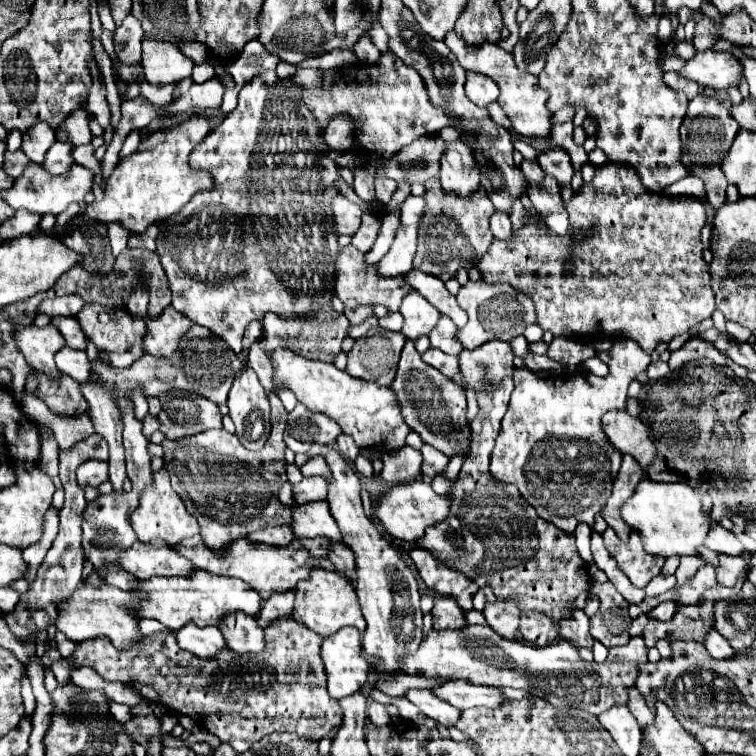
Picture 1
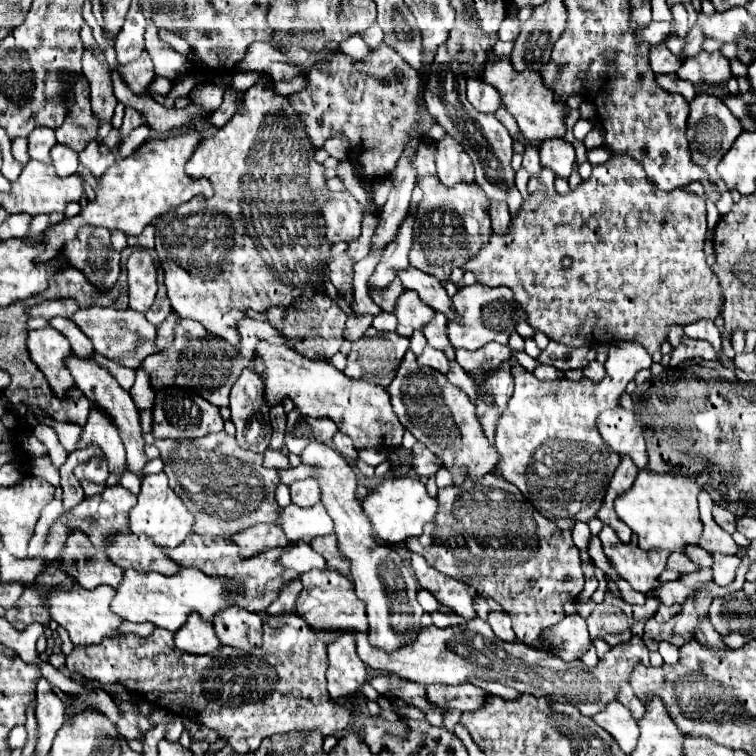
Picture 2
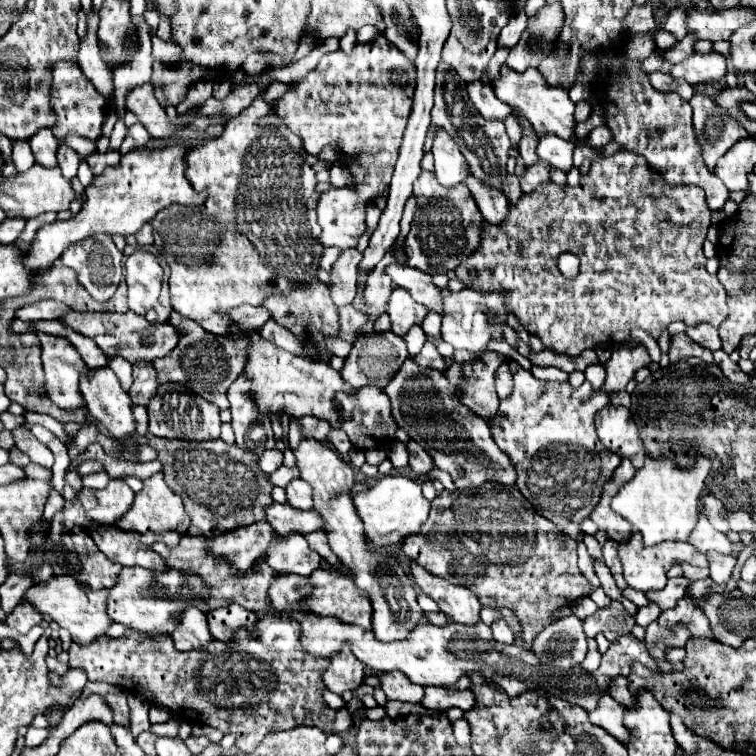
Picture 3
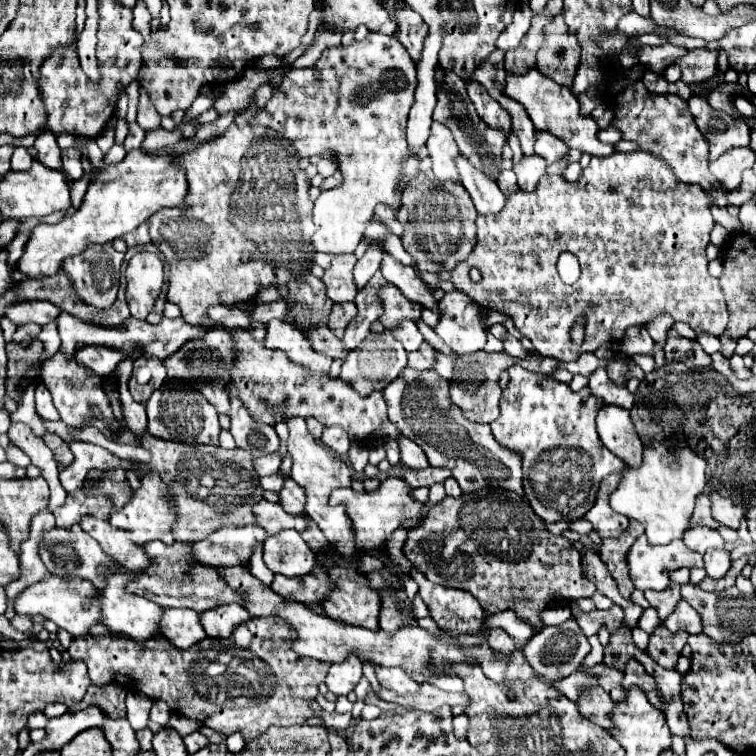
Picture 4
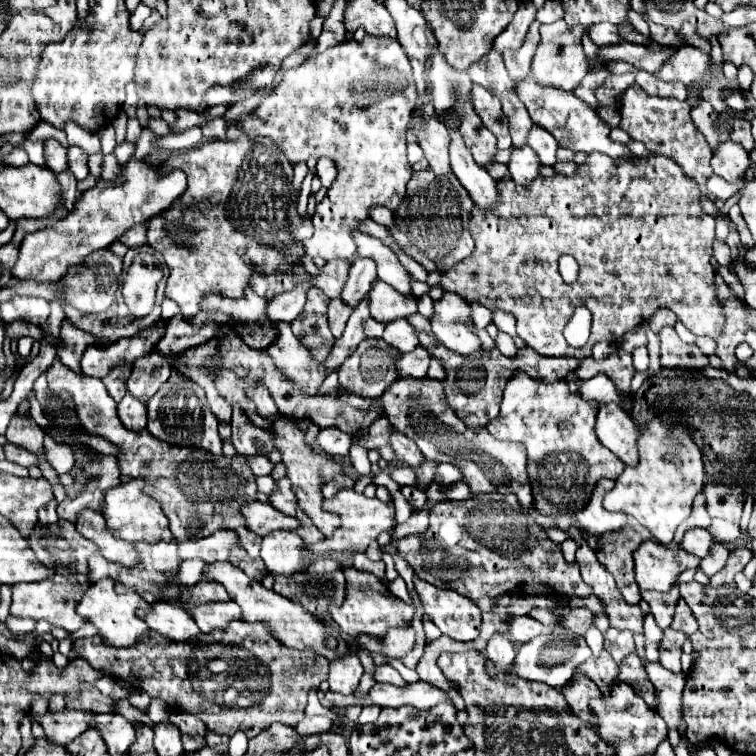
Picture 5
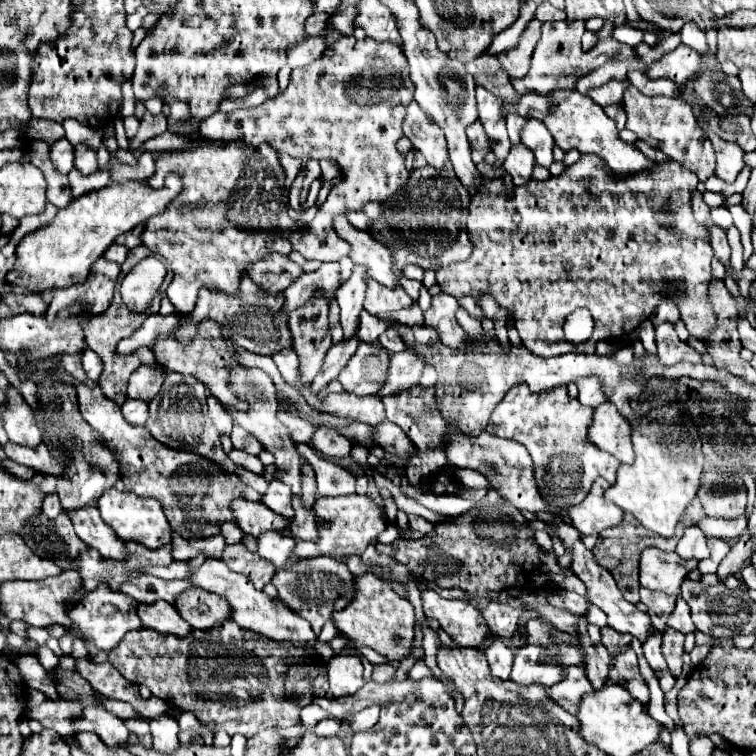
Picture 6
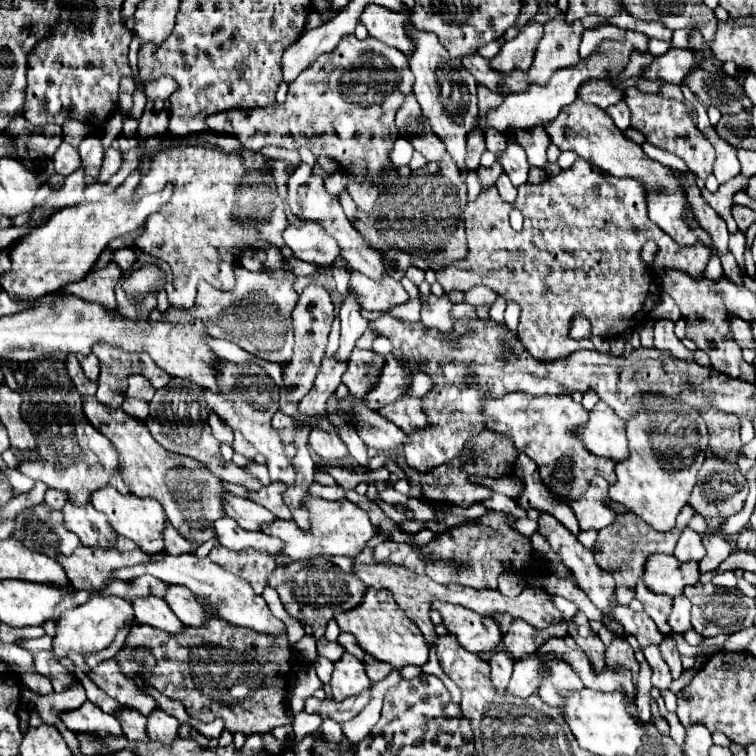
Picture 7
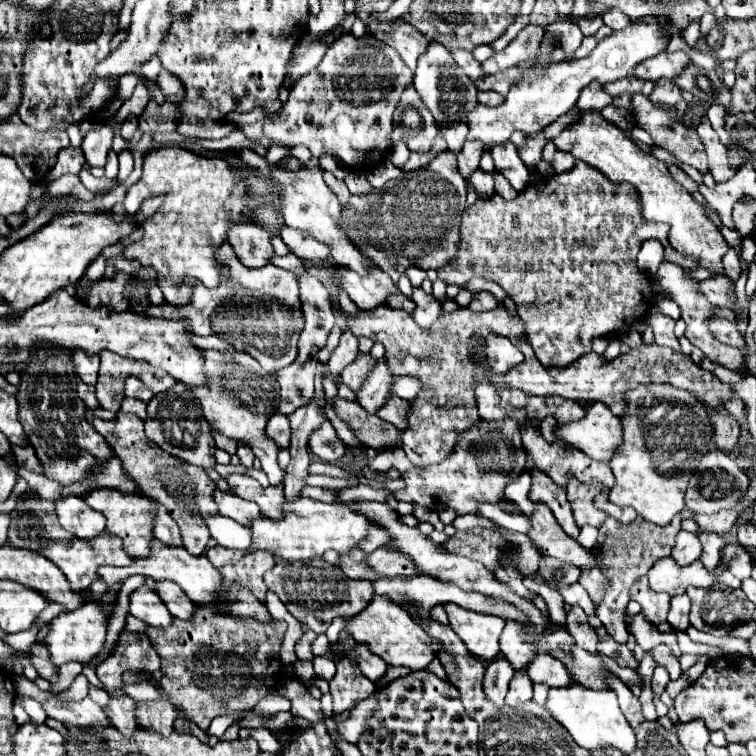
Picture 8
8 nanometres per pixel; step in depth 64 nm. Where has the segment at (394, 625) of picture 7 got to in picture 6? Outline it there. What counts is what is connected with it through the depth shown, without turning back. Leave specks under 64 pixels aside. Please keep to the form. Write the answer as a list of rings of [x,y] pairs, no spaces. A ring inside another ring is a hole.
[[[371,572],[354,577],[356,595],[354,600],[340,612],[334,612],[334,624],[336,628],[358,642],[360,646],[370,646],[378,654],[386,656],[388,660],[402,660],[412,650],[412,638],[414,638],[414,608],[408,600],[400,598],[392,588],[378,580],[378,577]],[[368,588],[368,590],[366,590]],[[394,636],[404,636],[408,644],[396,644]]]

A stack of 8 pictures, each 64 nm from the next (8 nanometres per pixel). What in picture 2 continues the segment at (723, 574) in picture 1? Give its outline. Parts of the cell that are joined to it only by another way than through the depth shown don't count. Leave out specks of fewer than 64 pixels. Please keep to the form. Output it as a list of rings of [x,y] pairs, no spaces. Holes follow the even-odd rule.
[[[714,554],[714,580],[718,586],[728,586],[730,582],[734,582],[734,574],[736,568],[740,566],[740,556],[726,556],[726,554]]]

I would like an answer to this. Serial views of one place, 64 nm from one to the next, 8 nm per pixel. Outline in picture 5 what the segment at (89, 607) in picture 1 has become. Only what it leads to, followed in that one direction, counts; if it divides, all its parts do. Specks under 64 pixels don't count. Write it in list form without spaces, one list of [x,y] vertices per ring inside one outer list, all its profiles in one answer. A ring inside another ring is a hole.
[[[40,580],[40,582],[30,582],[30,584],[14,584],[12,586],[12,606],[10,606],[10,614],[16,618],[34,618],[34,620],[48,620],[52,626],[60,626],[68,632],[76,632],[82,624],[84,618],[76,614],[76,606],[80,602],[82,596],[88,589],[88,584],[74,588],[74,583],[68,583],[68,580]]]

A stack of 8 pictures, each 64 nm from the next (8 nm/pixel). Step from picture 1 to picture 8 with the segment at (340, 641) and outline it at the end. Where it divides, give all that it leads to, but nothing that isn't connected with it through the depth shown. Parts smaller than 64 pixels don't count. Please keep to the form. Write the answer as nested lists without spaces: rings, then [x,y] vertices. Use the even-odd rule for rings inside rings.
[[[348,658],[336,664],[336,674],[330,680],[330,694],[334,698],[334,710],[350,710],[356,700],[364,700],[374,692],[376,684],[370,682],[362,670]]]

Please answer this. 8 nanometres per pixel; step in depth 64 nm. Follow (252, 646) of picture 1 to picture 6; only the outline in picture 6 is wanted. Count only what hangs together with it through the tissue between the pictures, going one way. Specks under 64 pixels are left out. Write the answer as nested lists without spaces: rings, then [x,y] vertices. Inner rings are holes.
[[[190,588],[182,592],[176,600],[176,608],[180,608],[184,620],[188,620],[188,624],[192,624],[196,630],[210,630],[214,624],[232,618],[230,604],[202,588]]]

